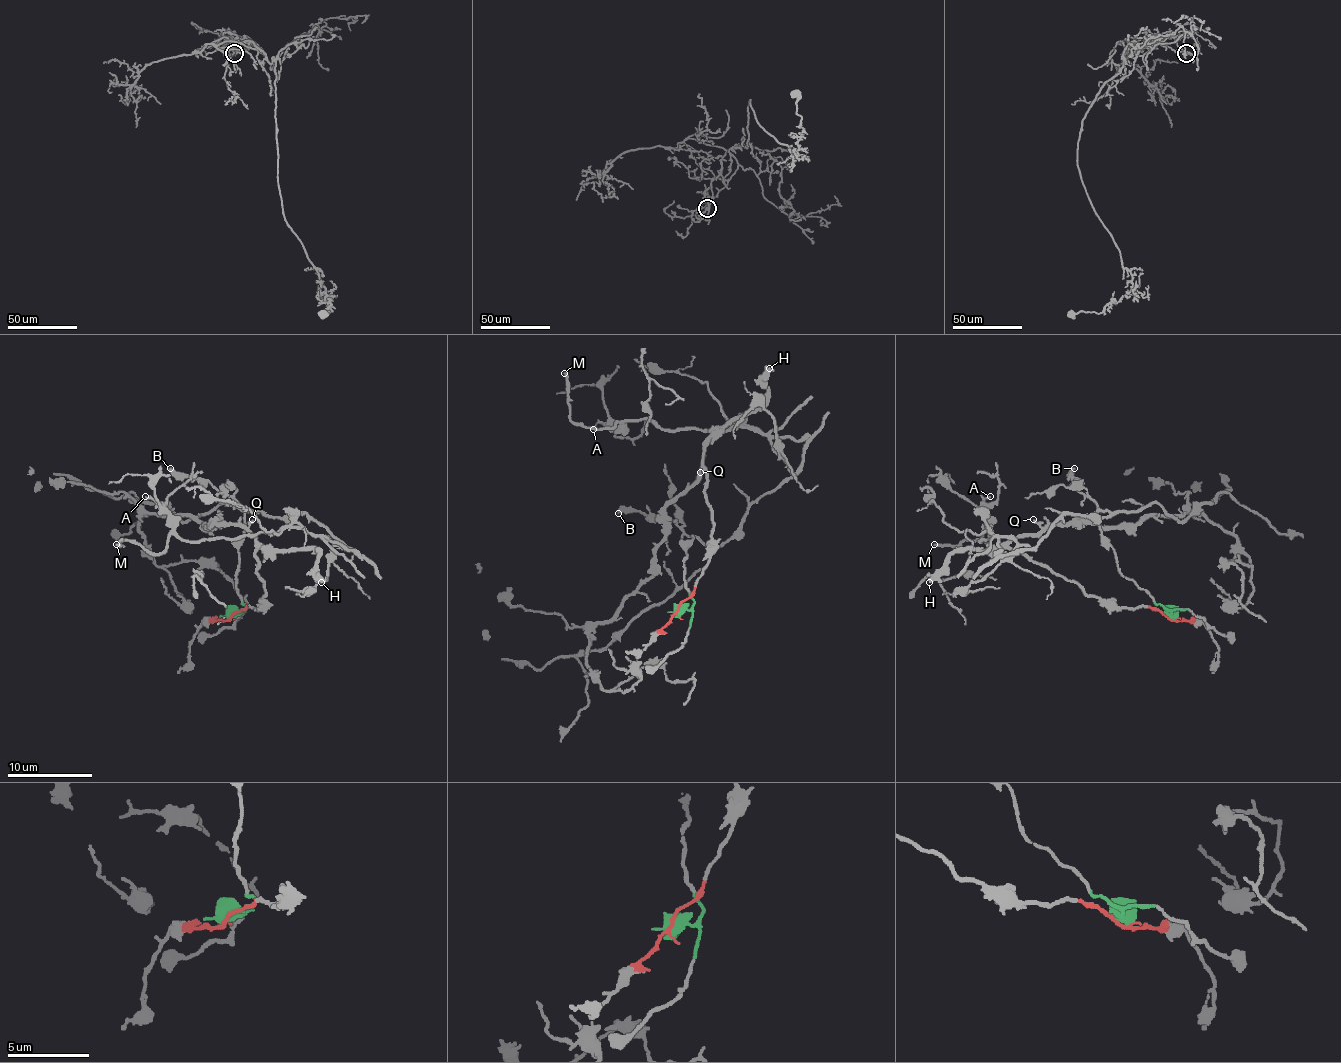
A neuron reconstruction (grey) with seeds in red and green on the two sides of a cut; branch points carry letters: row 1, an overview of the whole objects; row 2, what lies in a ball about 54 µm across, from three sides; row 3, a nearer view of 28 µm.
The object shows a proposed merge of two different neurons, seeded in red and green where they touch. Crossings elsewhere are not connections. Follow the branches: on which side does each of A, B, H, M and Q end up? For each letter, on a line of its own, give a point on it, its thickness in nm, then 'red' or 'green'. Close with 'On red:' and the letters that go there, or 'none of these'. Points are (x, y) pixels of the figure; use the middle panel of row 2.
A: at (593, 429); 120 nm thick; green
B: at (618, 513); 320 nm thick; green
H: at (769, 368); 360 nm thick; red
M: at (564, 373); 220 nm thick; green
Q: at (700, 472); 130 nm thick; red
On red: H, Q

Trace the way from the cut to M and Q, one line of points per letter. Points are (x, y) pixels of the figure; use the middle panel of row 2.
M: (678, 609), (693, 603), (693, 539), (719, 548), (791, 467), (746, 427), (577, 425), (564, 372)
Q: (678, 609), (693, 590), (708, 560), (712, 535), (704, 448), (702, 474), (697, 480), (700, 472)

